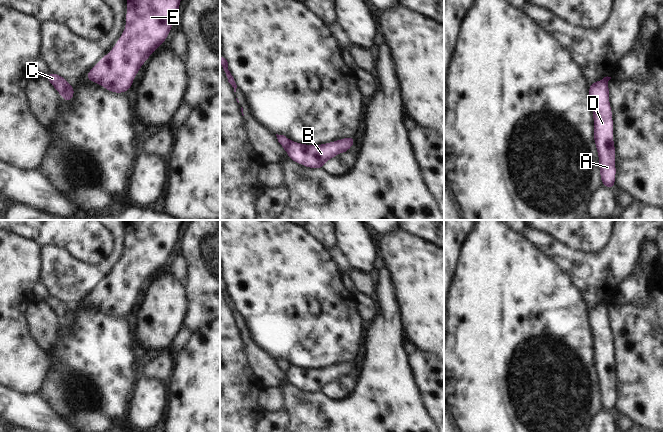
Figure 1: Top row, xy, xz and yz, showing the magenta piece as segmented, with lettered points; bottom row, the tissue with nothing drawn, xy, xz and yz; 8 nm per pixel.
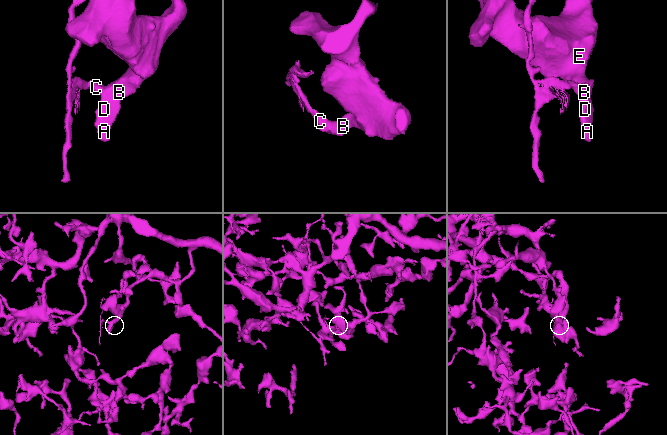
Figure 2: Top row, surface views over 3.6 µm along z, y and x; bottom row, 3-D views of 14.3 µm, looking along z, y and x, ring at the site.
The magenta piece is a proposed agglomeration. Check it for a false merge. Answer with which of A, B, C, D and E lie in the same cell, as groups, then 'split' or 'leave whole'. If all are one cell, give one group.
groups A B D E / C; split

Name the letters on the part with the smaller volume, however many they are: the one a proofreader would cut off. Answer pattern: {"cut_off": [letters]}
{"cut_off": ["C"]}

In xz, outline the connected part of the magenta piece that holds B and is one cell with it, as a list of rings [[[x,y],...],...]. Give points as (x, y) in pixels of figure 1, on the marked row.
[[[354,136],[321,145],[306,145],[292,141],[288,147],[288,158],[305,167],[321,169],[326,161],[339,153],[347,153],[354,144]]]

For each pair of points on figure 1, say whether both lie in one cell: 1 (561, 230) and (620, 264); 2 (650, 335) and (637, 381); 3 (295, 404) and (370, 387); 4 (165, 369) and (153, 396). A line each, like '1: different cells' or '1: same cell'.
1: different cells
2: same cell
3: same cell
4: different cells

